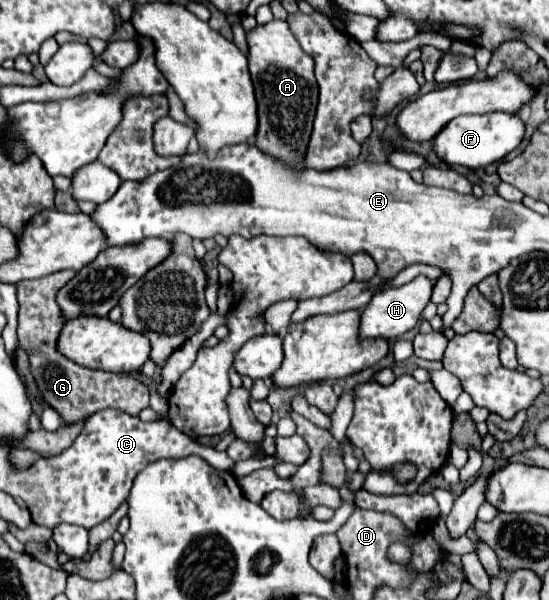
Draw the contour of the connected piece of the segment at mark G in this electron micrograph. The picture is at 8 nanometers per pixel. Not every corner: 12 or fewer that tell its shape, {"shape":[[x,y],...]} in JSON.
{"shape":[[76,271],[20,281],[18,339],[42,401],[74,425],[116,407],[148,387],[82,367],[56,341],[56,293]]}

